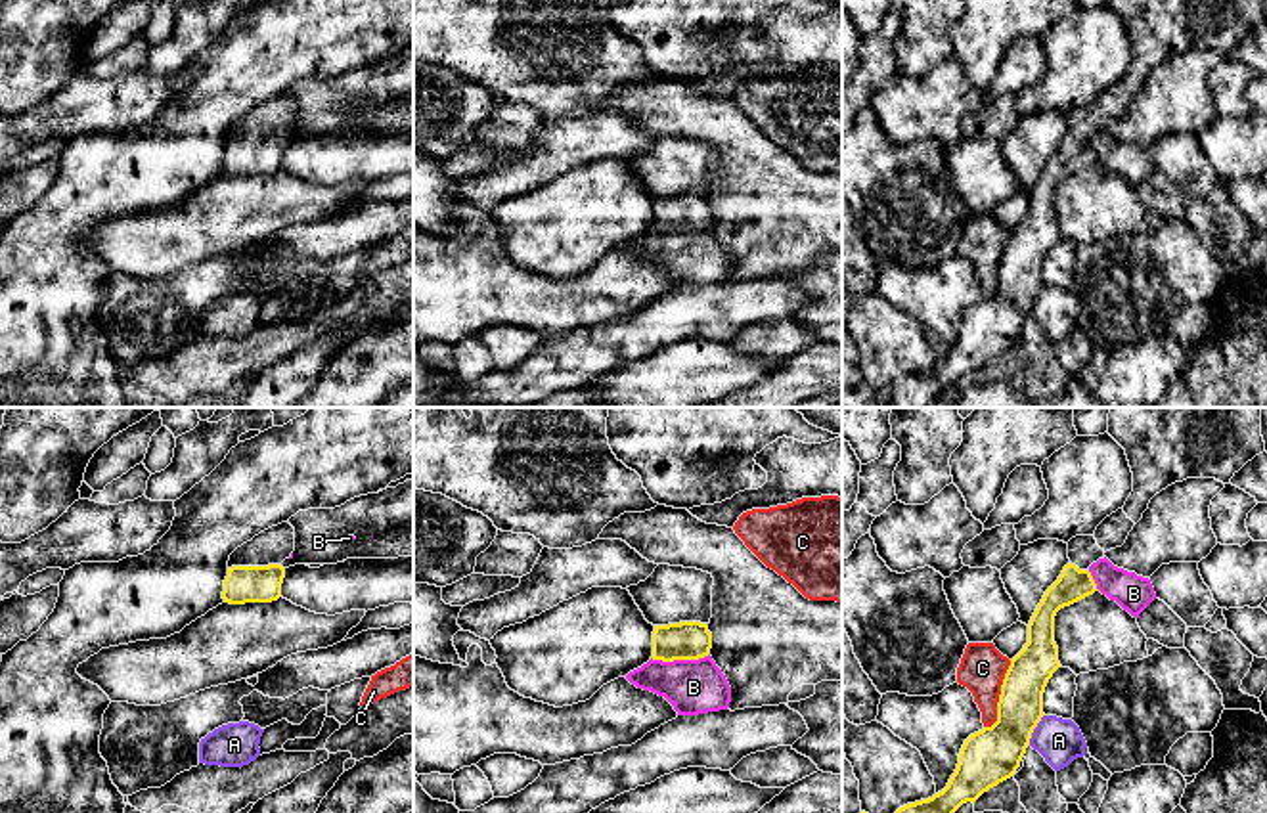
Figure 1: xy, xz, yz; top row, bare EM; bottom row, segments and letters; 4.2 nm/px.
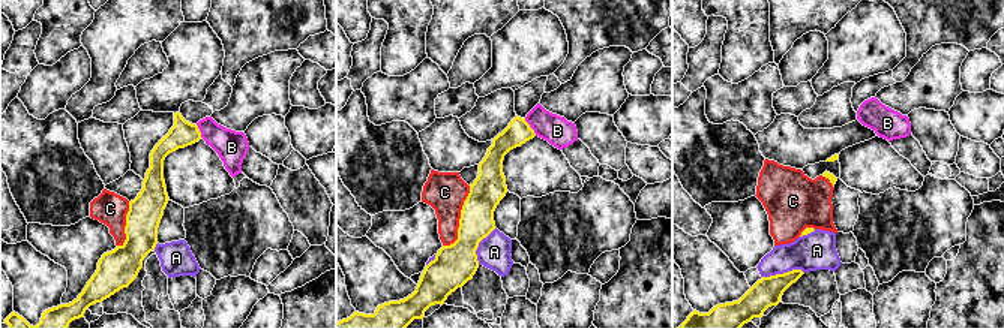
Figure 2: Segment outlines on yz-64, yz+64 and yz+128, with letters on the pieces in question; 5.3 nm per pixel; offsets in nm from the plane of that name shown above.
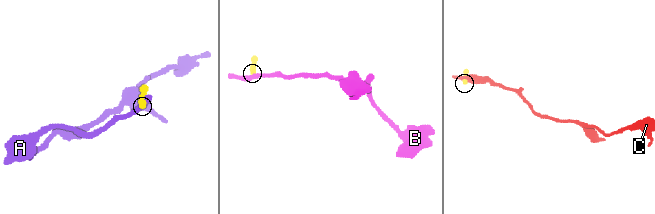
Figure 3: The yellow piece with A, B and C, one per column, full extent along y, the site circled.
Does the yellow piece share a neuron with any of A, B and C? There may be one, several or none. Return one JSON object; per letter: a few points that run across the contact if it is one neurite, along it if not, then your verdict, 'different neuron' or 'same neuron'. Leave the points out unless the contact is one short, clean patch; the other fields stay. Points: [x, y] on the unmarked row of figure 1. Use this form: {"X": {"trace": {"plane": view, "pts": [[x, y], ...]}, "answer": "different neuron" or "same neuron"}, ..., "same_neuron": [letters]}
{"A": {"answer": "different neuron"}, "B": {"trace": {"plane": "xz", "pts": [[709, 224], [697, 230], [651, 230]]}, "answer": "different neuron"}, "C": {"answer": "different neuron"}, "same_neuron": []}

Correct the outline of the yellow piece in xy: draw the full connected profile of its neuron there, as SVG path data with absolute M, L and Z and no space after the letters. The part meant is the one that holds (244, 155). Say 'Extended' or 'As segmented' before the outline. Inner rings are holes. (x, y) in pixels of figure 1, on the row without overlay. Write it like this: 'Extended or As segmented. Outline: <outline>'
Extended. Outline: M289 94L272 98L237 119L228 132L222 170L230 176L272 174L281 168L285 140L281 134L295 122L295 99Z

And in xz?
As segmented. Outline: M679 193L655 197L653 203L653 231L699 231L710 226L712 205L706 195Z

